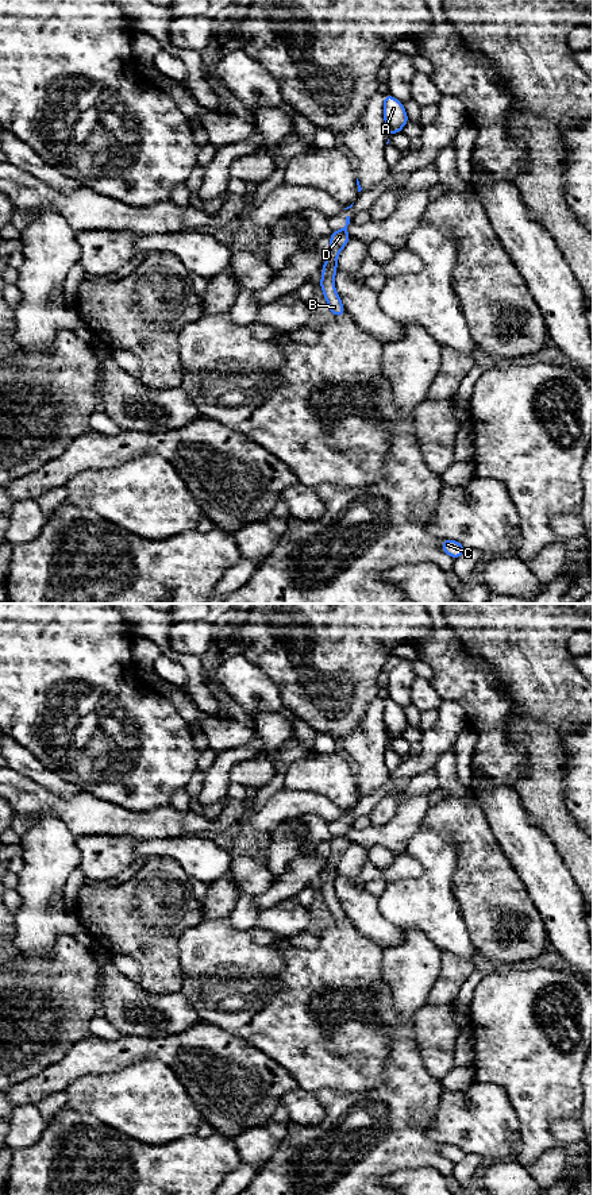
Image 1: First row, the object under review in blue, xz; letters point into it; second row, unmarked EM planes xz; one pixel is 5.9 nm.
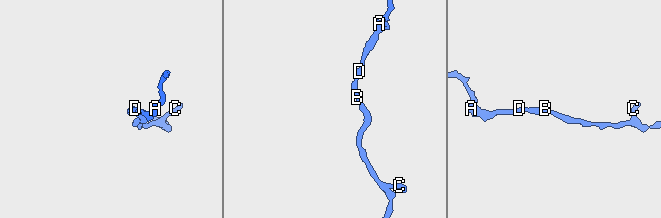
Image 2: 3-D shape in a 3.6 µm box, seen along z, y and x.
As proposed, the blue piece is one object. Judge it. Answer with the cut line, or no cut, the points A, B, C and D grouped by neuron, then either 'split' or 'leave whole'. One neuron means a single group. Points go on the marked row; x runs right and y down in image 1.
no cut; A B C D; leave whole

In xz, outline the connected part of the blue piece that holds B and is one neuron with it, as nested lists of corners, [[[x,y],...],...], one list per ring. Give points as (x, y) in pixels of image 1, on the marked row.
[[[350,216],[346,217],[346,225],[342,230],[334,231],[330,236],[331,250],[327,254],[327,262],[321,266],[323,277],[319,285],[323,289],[323,294],[328,304],[330,312],[340,317],[346,311],[336,293],[334,278],[338,273],[336,261],[342,248],[350,242],[347,234],[347,225],[350,224]]]

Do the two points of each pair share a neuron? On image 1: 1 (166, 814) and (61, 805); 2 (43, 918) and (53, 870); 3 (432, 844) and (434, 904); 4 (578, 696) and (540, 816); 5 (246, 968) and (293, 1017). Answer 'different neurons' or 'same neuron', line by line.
1: same neuron
2: same neuron
3: same neuron
4: same neuron
5: different neurons

